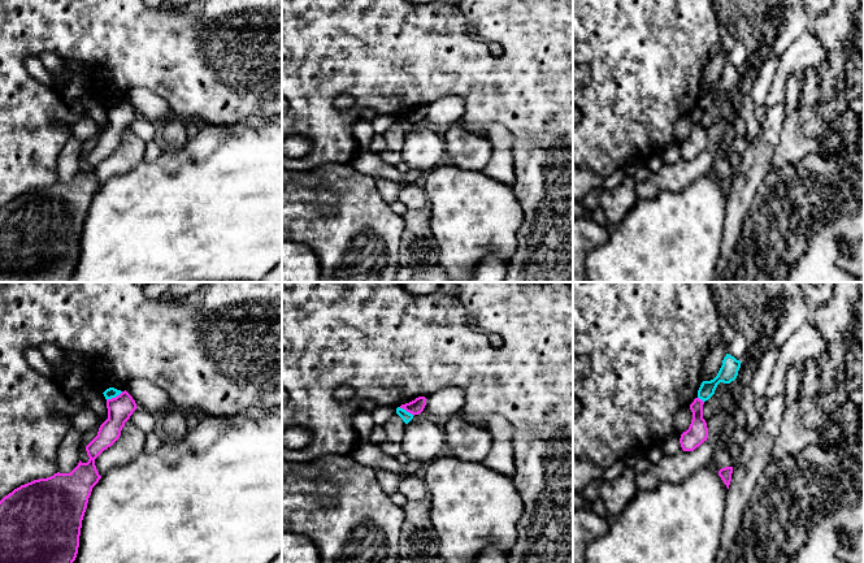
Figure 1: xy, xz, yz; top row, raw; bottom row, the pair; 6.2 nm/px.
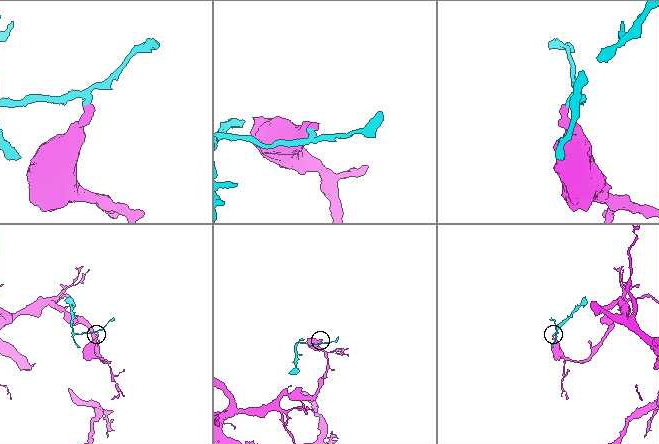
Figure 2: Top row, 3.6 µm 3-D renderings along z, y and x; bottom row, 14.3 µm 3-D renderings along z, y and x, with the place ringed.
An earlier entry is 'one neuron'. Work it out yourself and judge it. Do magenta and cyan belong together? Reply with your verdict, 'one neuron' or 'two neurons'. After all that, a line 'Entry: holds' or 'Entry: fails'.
two neurons
Entry: fails

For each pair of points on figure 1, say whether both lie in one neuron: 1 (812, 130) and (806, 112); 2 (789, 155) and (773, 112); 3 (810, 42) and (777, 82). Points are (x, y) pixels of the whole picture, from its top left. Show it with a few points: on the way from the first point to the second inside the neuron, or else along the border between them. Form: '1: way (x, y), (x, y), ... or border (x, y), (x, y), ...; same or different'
1: way (812, 126), (808, 116); same
2: border (787, 115), (771, 163); different
3: way (802, 52), (782, 72); same

